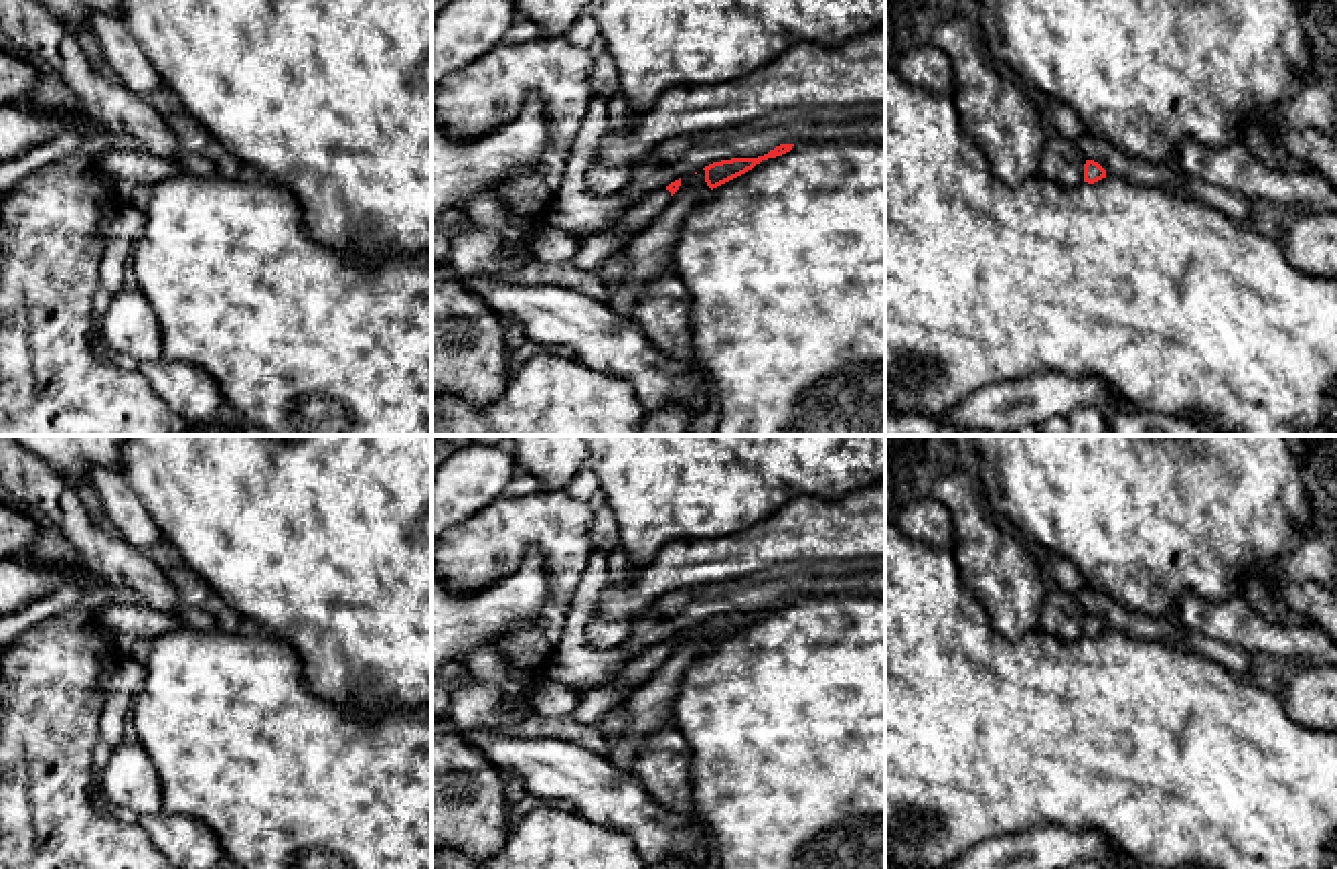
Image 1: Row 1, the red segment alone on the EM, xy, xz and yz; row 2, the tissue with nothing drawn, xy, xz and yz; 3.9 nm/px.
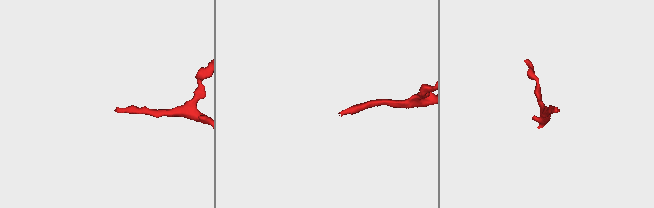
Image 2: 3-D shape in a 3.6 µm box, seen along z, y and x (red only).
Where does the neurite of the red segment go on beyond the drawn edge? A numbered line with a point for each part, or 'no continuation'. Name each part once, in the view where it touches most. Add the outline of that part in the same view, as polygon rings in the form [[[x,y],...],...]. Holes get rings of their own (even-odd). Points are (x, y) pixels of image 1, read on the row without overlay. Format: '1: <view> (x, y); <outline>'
1: xz (594, 701); [[[660,642],[624,664],[624,673],[606,685],[581,691],[575,721],[581,725],[596,725],[600,717],[612,709],[640,677],[654,673],[671,656],[671,646]]]

